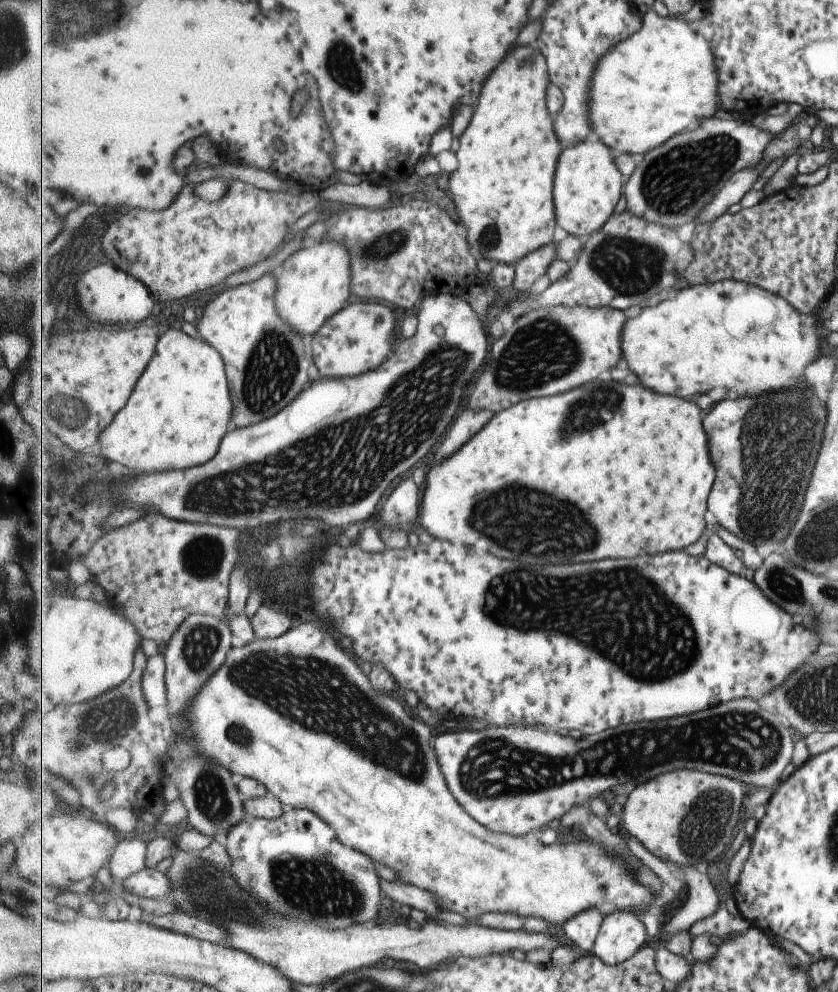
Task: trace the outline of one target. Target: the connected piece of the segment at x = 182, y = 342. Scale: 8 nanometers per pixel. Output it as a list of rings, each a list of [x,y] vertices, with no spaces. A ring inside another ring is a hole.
[[[171,328],[159,341],[155,356],[139,380],[131,402],[100,436],[99,450],[112,466],[129,467],[141,474],[190,469],[206,463],[219,452],[233,416],[233,393],[221,353],[201,336],[187,336],[185,332]]]

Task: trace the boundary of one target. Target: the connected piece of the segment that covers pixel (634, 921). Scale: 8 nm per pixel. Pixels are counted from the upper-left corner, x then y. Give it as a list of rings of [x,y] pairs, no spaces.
[[[629,909],[615,911],[604,918],[593,954],[608,965],[619,965],[634,957],[650,938],[635,912]]]

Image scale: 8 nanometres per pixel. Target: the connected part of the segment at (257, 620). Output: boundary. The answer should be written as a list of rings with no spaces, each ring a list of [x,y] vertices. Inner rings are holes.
[[[265,600],[257,612],[249,620],[257,639],[274,639],[288,633],[293,626],[293,620],[275,608],[271,608]]]

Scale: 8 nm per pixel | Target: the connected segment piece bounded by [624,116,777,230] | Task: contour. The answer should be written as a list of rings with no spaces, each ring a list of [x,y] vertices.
[[[738,116],[730,120],[710,118],[700,127],[676,134],[669,141],[657,148],[651,149],[626,179],[624,195],[626,196],[626,210],[649,222],[659,223],[664,227],[677,230],[689,222],[700,218],[702,210],[714,201],[719,190],[733,178],[735,173],[743,169],[756,167],[766,157],[766,148],[774,141],[776,135],[767,134],[755,126],[751,126],[743,117]]]

